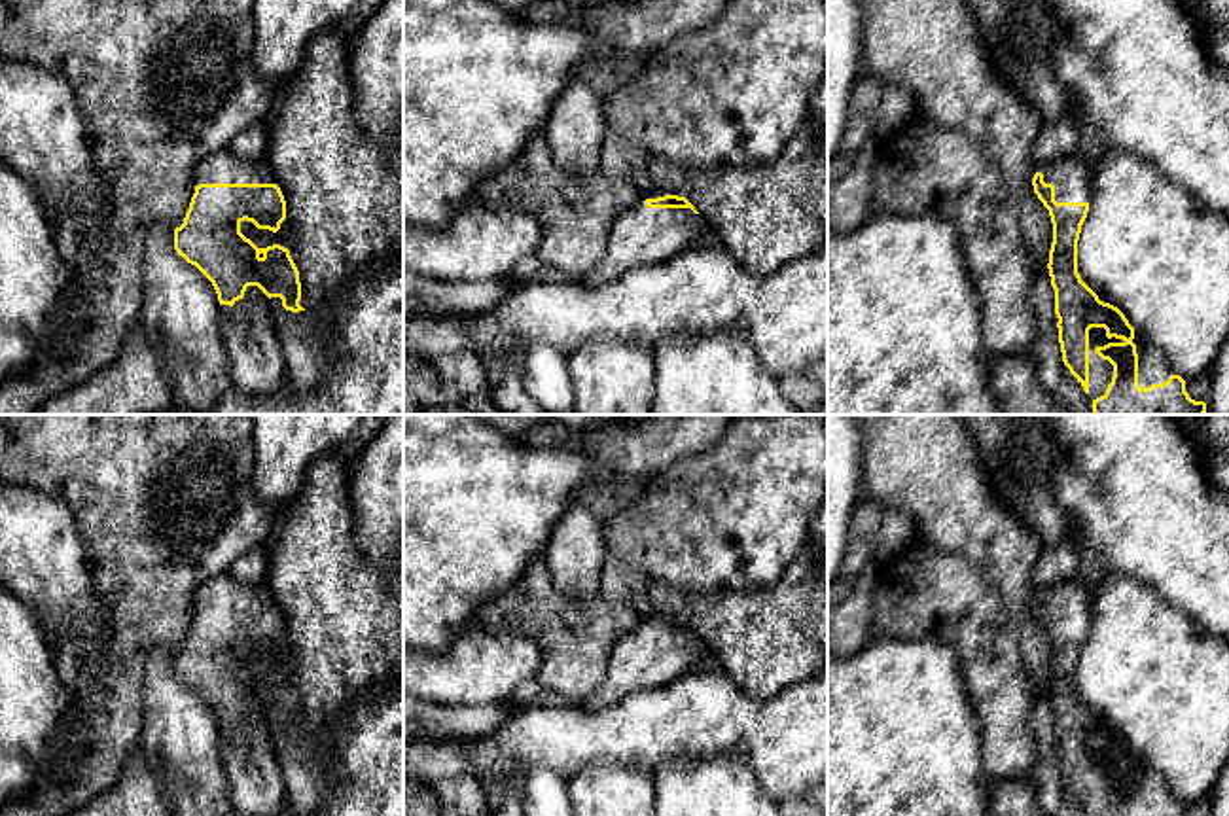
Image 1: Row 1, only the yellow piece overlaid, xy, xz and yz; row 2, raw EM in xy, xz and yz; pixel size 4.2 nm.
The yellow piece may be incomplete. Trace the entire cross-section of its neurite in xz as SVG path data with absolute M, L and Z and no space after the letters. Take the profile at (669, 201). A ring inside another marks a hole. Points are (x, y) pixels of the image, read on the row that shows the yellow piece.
M642 195L615 218L606 256L578 280L589 288L606 286L636 267L672 259L695 246L703 231L704 220L686 197Z

